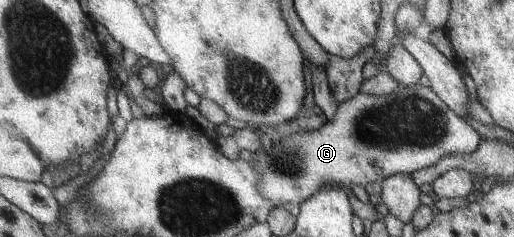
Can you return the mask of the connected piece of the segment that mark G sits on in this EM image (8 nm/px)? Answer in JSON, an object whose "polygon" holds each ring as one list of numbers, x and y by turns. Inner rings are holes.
{"polygon":[[420,84,401,85,394,93,385,96,359,92,339,105,336,117,331,122,309,133,288,133,290,135,285,135,279,143,270,143,269,149,261,148,252,153,250,161,259,173,260,193,273,201,276,207,285,203,297,203,300,206,329,181,348,188,349,185,364,186,376,182,382,186,383,181,391,175,400,172,413,174,455,153,473,154,482,141,478,131,452,110,435,89]]}

